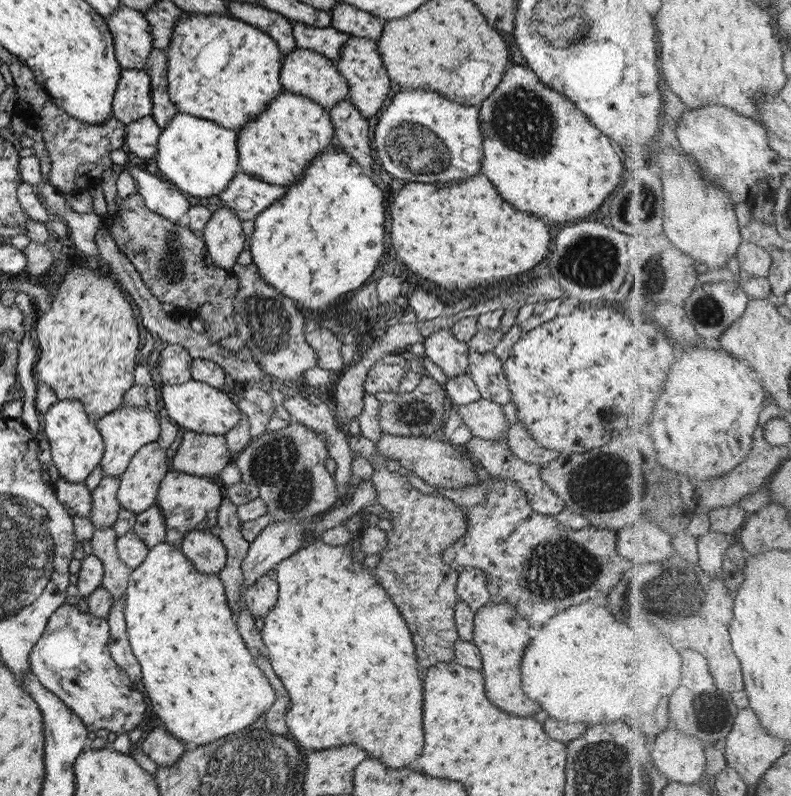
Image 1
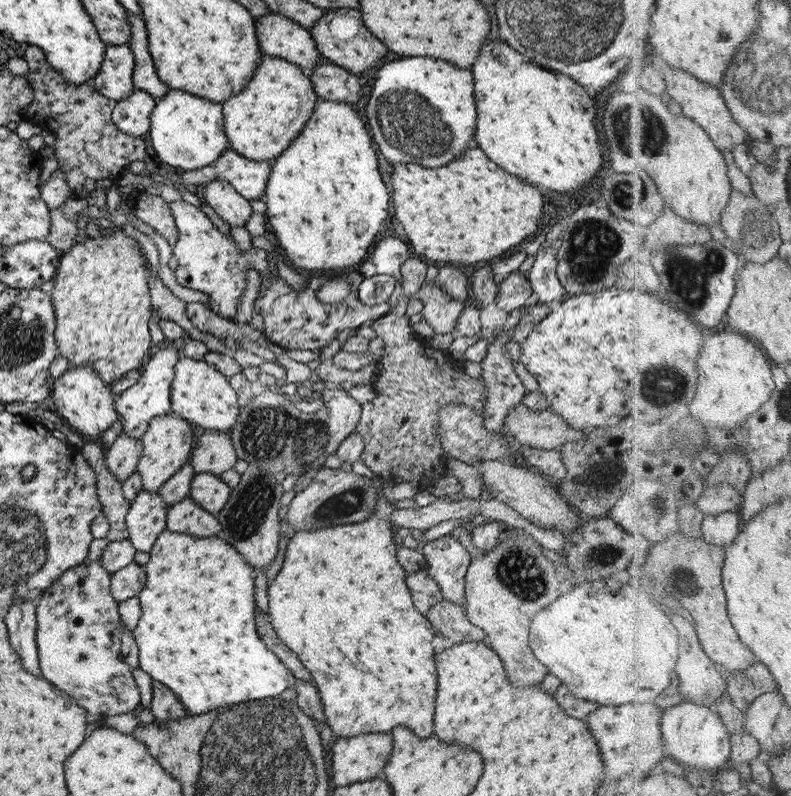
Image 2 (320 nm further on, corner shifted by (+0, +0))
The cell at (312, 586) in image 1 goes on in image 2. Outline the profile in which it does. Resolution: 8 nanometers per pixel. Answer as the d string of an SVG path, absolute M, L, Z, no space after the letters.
M377 475L370 478L377 489L375 499L374 514L355 524L345 524L331 526L331 528L321 528L321 530L295 531L289 533L287 548L285 548L285 558L281 562L279 572L271 580L267 588L269 596L269 614L271 614L271 626L273 632L283 640L287 649L291 649L301 664L311 673L312 684L318 690L320 703L323 707L324 720L327 726L338 737L352 737L365 733L387 733L393 727L403 725L409 727L420 739L427 738L433 733L433 713L434 700L436 695L436 668L434 665L433 640L434 630L429 621L413 606L409 589L407 588L403 568L397 563L395 552L398 550L398 540L395 536L395 527L389 524L389 515L393 513L395 507L390 501L385 500L380 488L380 479Z

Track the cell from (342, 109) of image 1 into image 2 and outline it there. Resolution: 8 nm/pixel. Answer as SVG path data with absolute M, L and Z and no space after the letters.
M319 57L307 75L319 99L349 102L354 106L361 98L357 75L347 72L325 57Z

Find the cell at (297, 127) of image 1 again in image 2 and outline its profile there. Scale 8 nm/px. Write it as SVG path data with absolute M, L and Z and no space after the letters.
M263 53L245 86L220 104L229 148L249 160L271 162L298 135L317 99L305 71Z

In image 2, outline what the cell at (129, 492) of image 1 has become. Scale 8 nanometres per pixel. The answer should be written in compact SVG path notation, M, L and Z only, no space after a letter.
M170 412L151 418L140 438L142 453L135 470L139 473L142 489L157 492L158 488L187 462L194 440L195 436L189 428L189 423L178 415Z

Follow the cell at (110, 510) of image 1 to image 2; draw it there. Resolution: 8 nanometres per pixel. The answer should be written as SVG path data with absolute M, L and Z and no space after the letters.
M121 432L113 440L111 446L104 449L104 459L107 468L122 483L136 470L142 453L140 438L131 438L131 436L125 436Z

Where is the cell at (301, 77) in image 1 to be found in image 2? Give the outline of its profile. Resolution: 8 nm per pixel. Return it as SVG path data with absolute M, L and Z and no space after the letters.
M269 11L255 21L255 37L260 51L296 64L306 73L321 57L308 30L290 18Z

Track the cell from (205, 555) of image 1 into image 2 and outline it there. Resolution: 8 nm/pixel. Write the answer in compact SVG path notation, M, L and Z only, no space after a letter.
M189 496L174 502L166 513L166 529L196 536L199 539L217 536L220 526L215 516L205 512Z

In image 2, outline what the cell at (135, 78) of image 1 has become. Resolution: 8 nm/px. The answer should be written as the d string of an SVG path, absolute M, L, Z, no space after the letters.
M126 44L107 45L98 71L91 78L92 86L99 91L99 94L115 102L123 100L134 88L133 59L132 52Z

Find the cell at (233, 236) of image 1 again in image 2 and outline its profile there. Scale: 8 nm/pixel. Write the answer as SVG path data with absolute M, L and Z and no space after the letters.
M225 180L205 184L202 195L204 202L229 226L243 227L252 212L248 200L235 192Z

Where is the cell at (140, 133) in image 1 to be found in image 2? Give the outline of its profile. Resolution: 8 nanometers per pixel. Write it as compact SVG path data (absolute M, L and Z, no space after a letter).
M133 90L112 108L110 117L117 130L132 137L141 137L149 128L149 115L155 106L151 98L142 90Z

